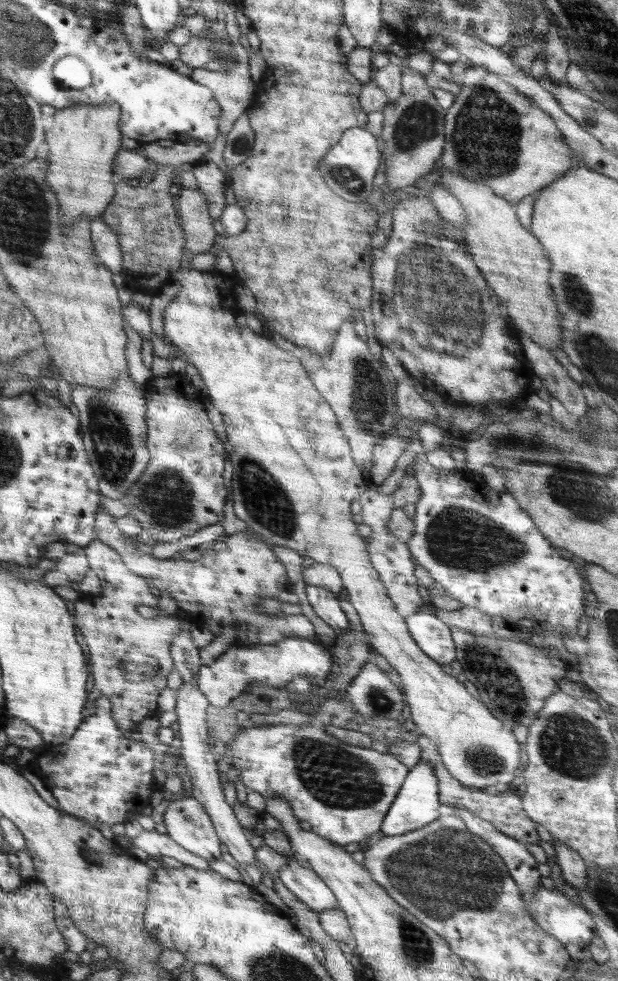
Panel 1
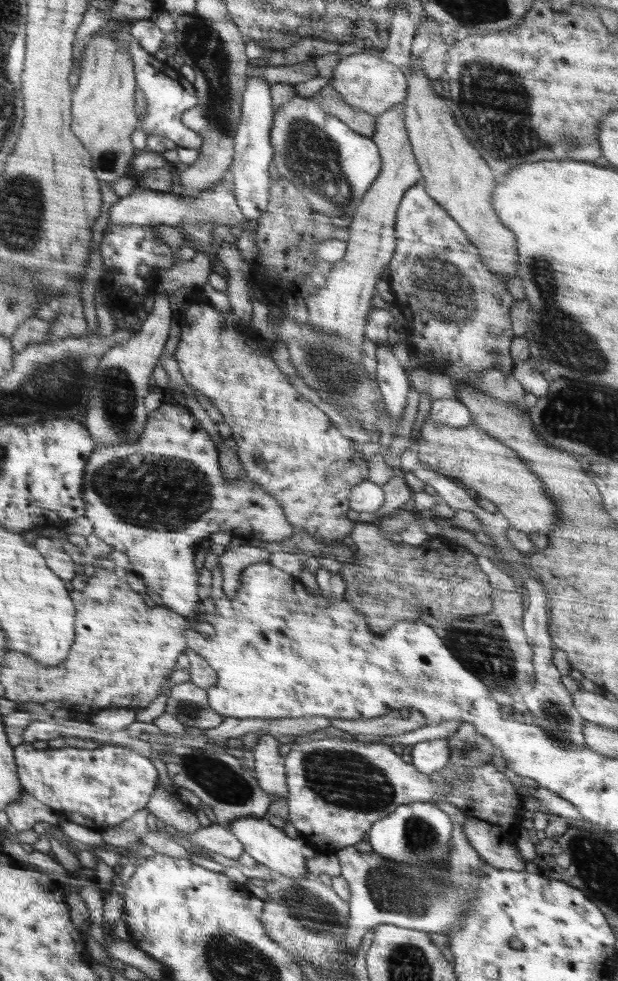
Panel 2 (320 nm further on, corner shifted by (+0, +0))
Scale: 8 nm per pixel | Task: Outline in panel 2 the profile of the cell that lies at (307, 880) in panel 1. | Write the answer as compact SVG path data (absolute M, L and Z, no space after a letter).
M244 817L227 824L228 830L242 843L246 851L258 863L271 868L274 875L284 875L290 878L308 877L307 860L316 857L314 846L304 841L303 837L292 839L282 829L270 824L267 818Z

